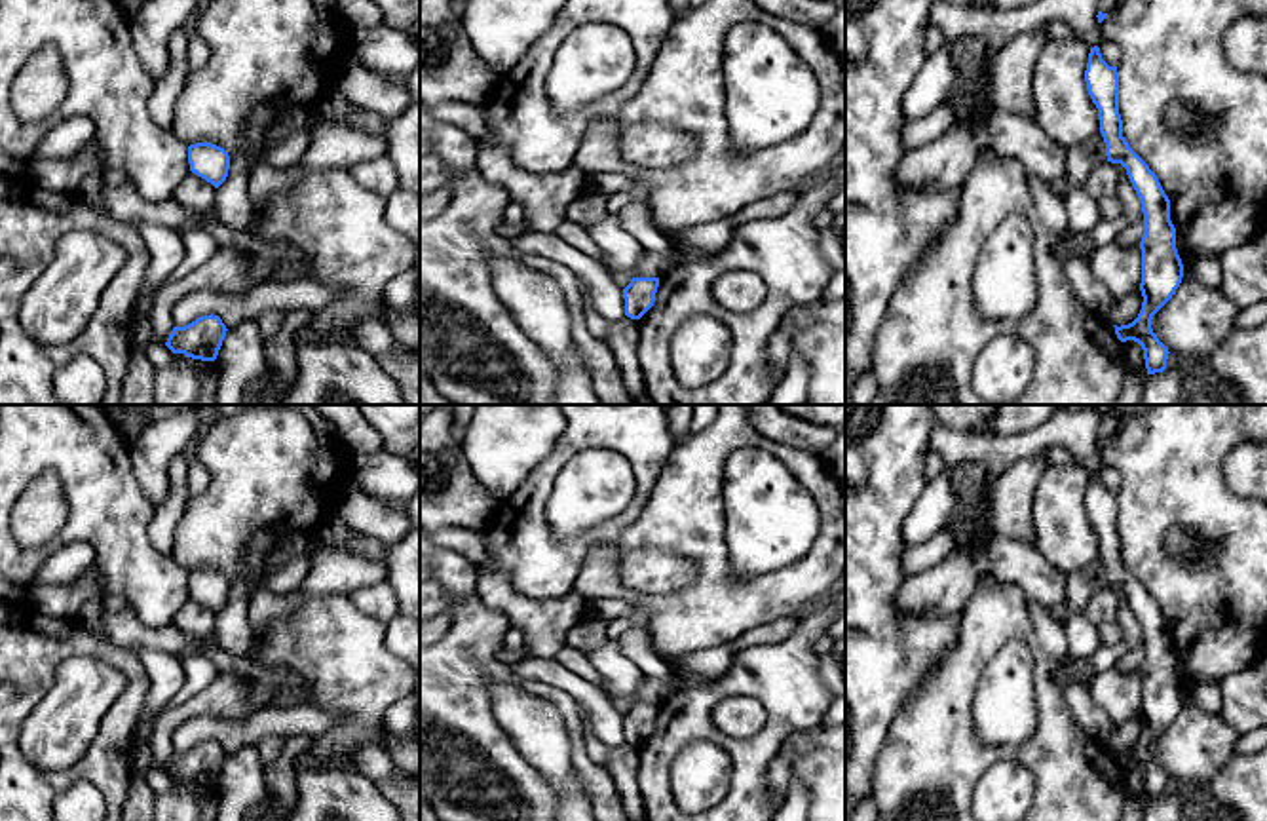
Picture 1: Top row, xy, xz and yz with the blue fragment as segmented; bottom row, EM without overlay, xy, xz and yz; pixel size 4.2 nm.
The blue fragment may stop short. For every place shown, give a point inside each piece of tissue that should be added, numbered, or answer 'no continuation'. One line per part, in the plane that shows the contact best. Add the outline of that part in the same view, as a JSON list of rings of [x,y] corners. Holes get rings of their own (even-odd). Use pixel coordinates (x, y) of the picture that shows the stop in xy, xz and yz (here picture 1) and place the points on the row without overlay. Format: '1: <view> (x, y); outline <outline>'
no continuation

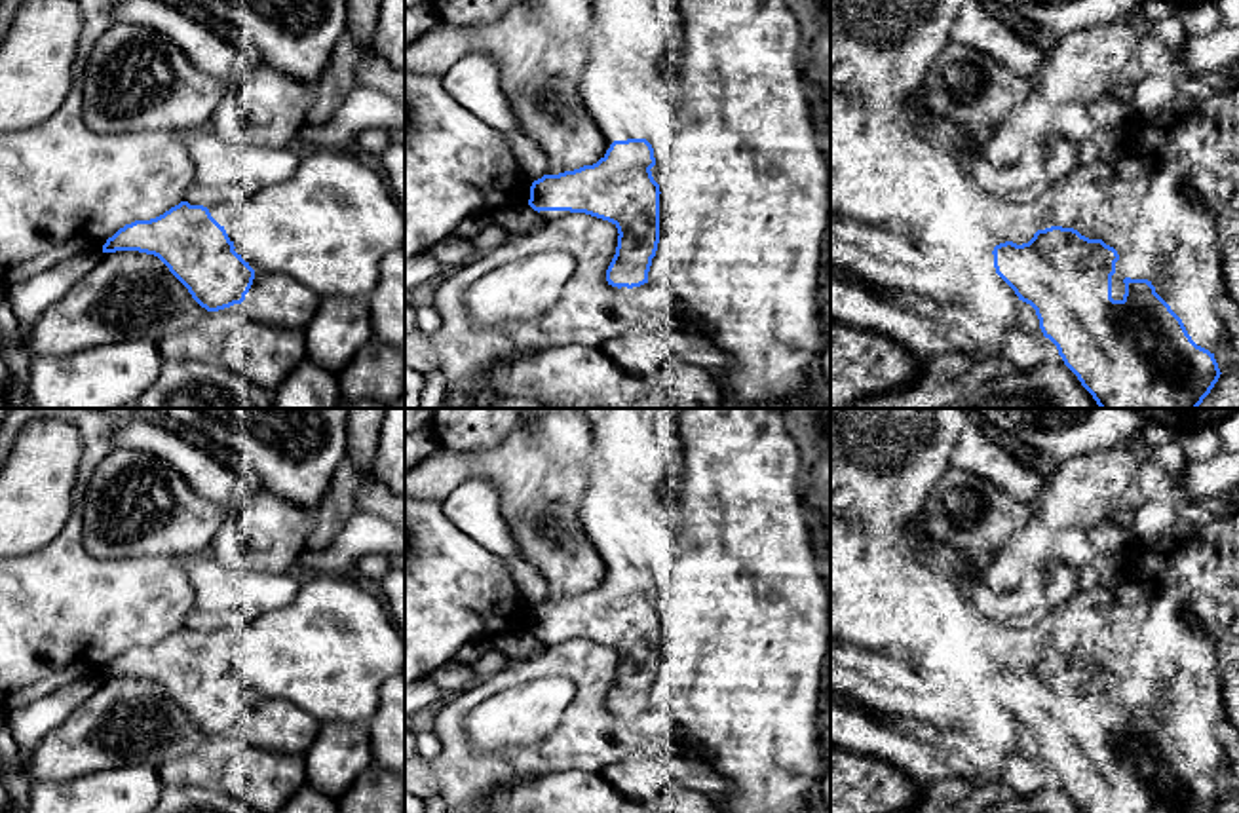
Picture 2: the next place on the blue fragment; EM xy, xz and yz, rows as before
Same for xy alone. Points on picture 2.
1: xy (223, 639); outline [[[215,629],[207,633],[211,642],[226,655],[230,667],[234,667],[234,642],[238,631],[234,629]]]

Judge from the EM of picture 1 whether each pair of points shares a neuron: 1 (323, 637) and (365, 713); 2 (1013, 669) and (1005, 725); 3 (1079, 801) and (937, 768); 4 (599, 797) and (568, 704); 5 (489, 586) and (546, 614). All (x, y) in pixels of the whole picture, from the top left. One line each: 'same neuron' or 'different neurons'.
1: same neuron
2: same neuron
3: same neuron
4: same neuron
5: same neuron

